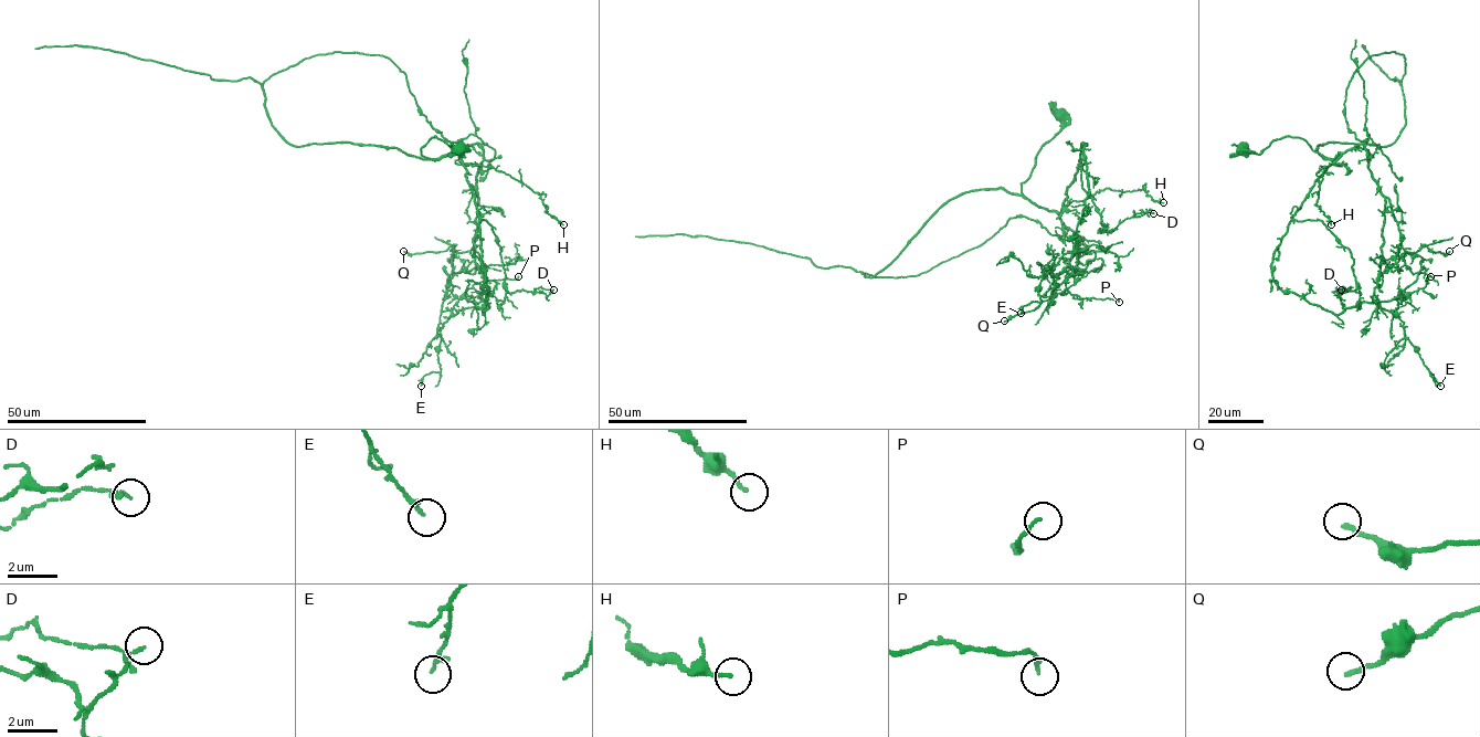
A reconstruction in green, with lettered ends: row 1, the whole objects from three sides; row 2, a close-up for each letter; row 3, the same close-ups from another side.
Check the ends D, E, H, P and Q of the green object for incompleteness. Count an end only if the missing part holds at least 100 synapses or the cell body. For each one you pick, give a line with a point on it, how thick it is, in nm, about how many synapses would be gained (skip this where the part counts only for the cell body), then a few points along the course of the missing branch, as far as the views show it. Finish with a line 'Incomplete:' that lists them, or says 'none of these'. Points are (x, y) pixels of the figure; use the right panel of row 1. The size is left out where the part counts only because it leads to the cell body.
Incomplete: none of these

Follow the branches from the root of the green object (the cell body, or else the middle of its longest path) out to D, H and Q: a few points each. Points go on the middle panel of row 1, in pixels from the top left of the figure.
D: (1058, 115), (1061, 128), (1042, 147), (1021, 192), (1060, 212), (1079, 165), (1081, 187), (1107, 231), (1153, 213)
H: (1058, 115), (1061, 128), (1042, 147), (1021, 183), (1026, 197), (1059, 212), (1106, 188), (1144, 188), (1163, 202)
Q: (1058, 115), (1061, 128), (1042, 147), (1021, 192), (1082, 238), (1077, 270), (1053, 298), (1004, 320)

